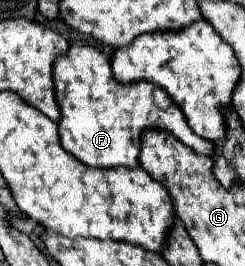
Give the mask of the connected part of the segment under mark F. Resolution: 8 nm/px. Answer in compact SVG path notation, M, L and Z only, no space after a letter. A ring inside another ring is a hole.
M70 42L68 52L58 56L52 68L56 102L62 114L58 120L60 144L80 162L92 168L136 168L140 154L140 132L148 126L170 130L178 140L200 154L214 154L214 144L198 138L190 130L182 110L162 88L146 80L136 84L118 82L112 76L110 60L96 46L86 42Z

